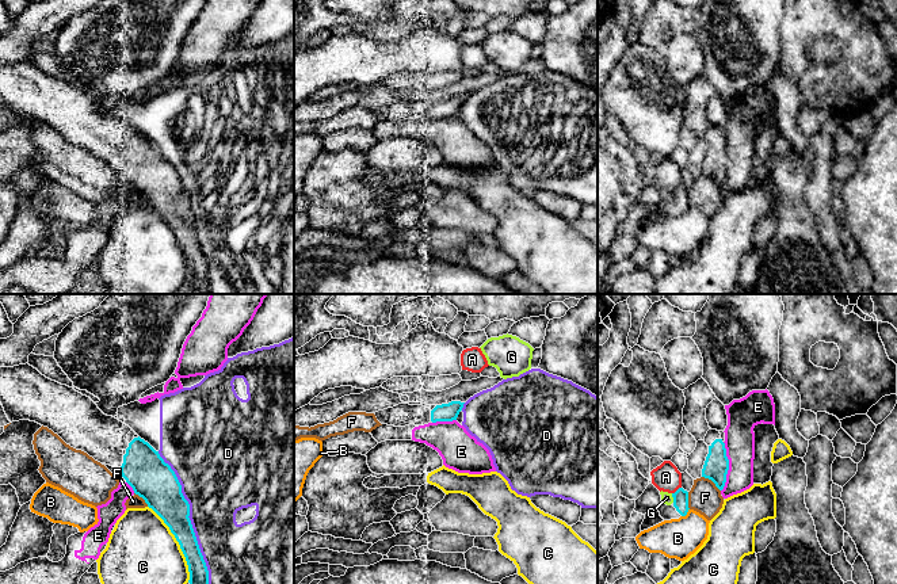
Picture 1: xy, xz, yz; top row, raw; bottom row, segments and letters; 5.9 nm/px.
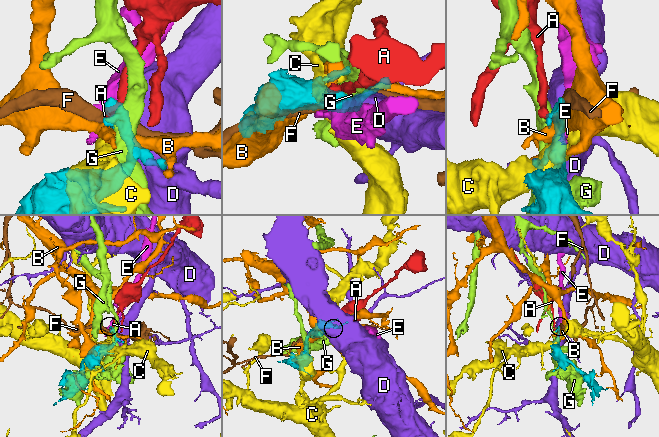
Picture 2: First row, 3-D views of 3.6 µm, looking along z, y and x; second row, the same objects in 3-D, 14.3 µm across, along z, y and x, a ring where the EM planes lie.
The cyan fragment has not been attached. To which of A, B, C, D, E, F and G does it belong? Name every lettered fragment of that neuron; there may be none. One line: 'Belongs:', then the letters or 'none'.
Belongs: none

